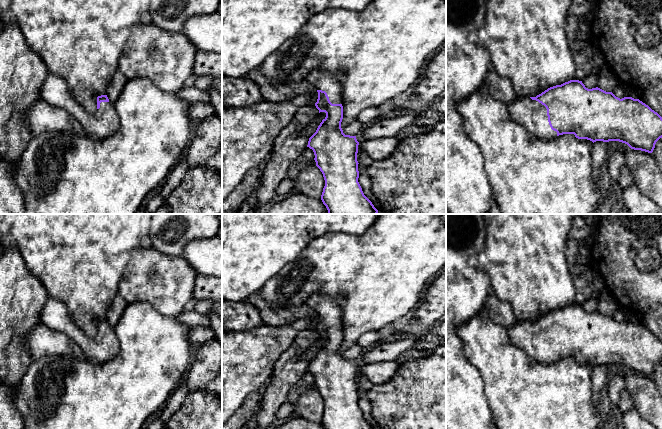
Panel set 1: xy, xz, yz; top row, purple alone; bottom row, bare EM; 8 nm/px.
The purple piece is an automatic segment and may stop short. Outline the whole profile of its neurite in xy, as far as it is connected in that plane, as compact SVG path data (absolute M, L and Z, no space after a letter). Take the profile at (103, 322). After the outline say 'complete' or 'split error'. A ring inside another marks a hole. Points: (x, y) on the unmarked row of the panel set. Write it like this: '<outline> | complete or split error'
M47 298L39 319L40 324L66 334L80 348L86 360L93 364L114 358L120 349L114 328L107 319L97 321L97 334L90 338L71 318L67 306L55 298Z | split error

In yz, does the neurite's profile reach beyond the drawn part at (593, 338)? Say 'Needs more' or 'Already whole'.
Needs more

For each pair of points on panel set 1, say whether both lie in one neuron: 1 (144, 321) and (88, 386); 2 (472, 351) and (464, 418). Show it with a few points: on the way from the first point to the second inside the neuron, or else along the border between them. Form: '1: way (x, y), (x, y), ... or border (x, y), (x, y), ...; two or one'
1: way (144, 340), (107, 379); one
2: border (462, 341), (464, 355), (477, 369), (484, 383); two

